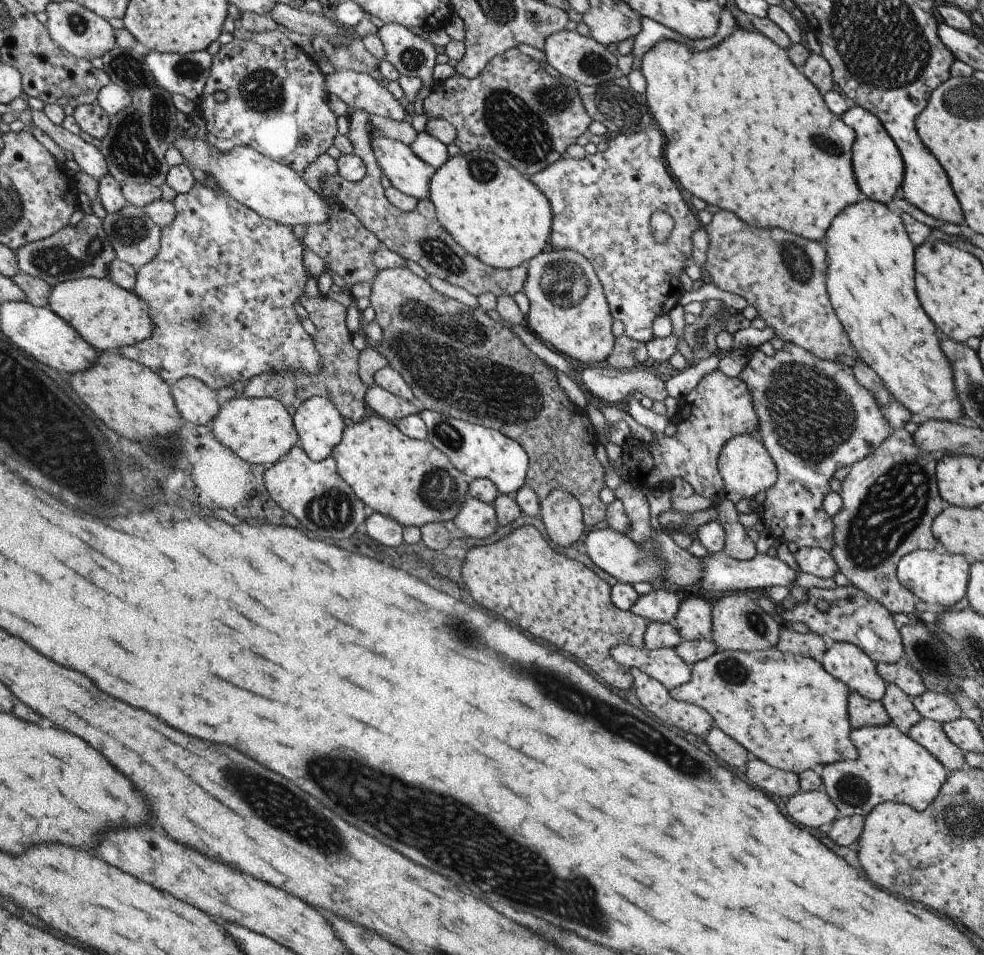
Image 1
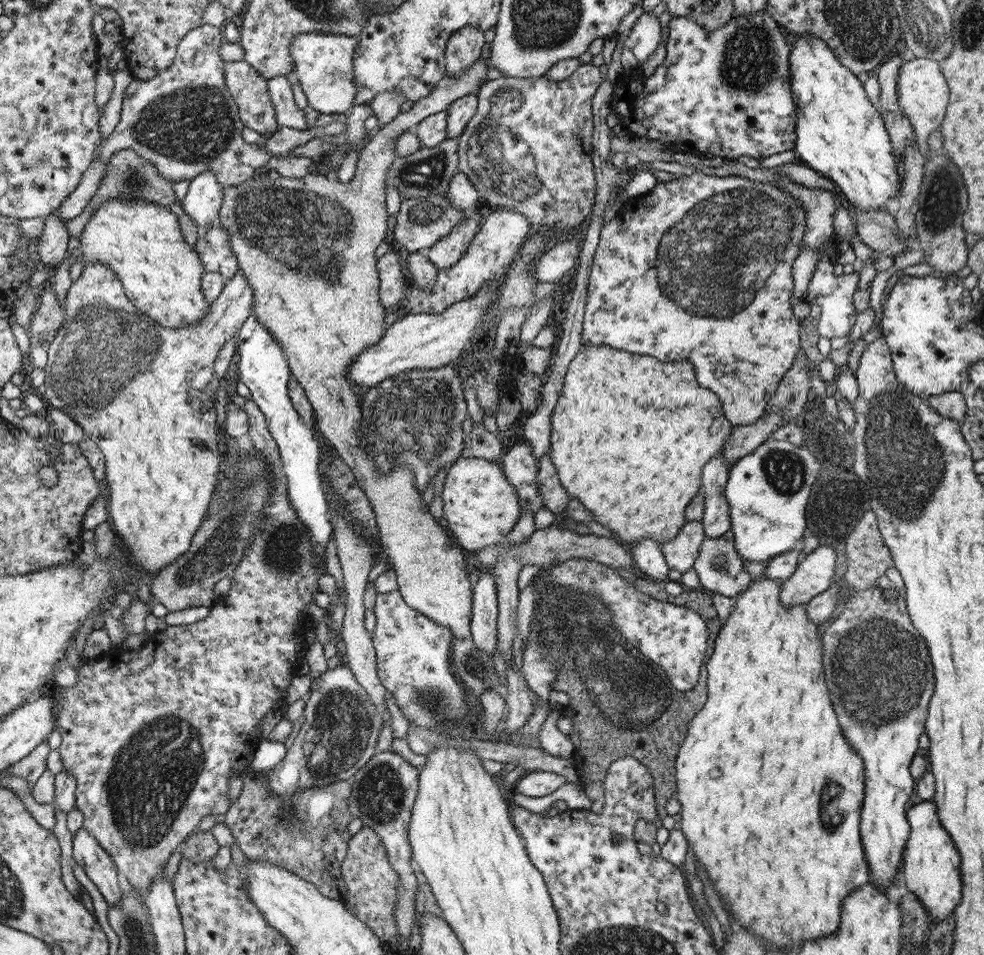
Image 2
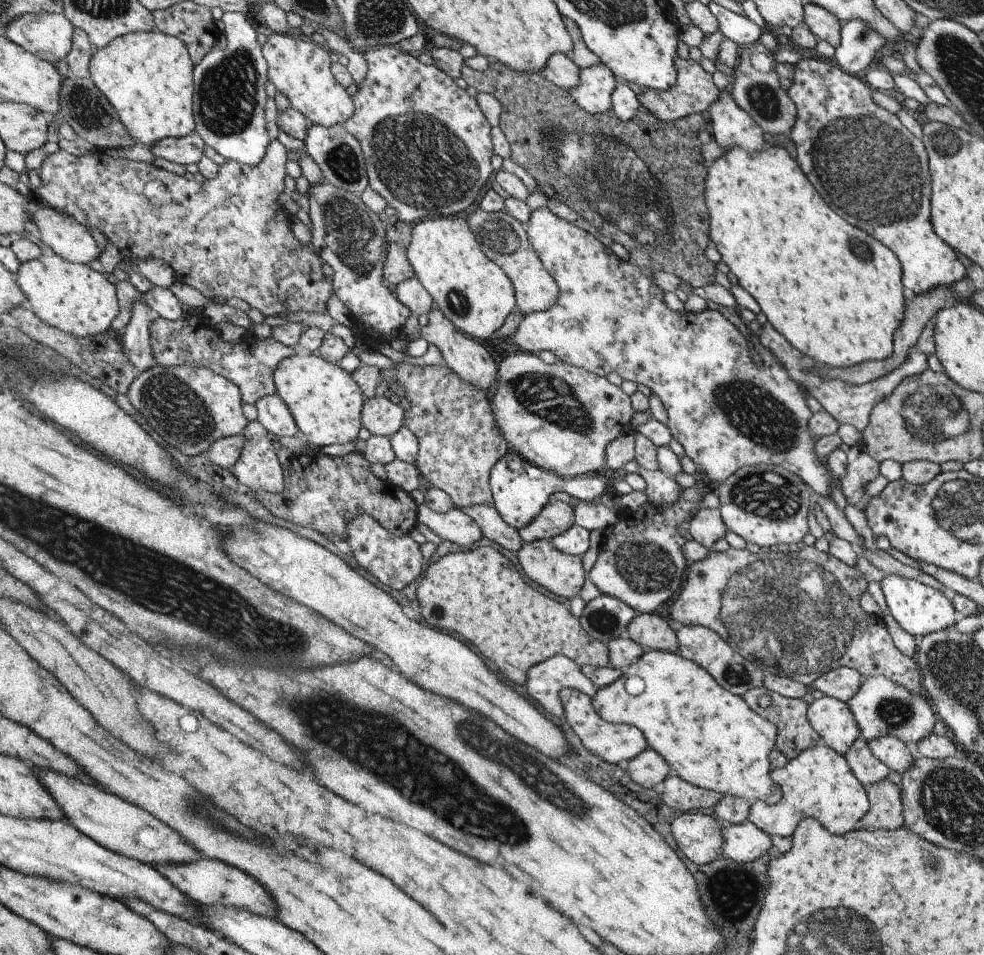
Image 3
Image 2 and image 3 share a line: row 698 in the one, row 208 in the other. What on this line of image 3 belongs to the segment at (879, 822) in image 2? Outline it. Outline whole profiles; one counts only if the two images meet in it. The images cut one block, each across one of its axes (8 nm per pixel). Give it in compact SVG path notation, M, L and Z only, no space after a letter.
M803 58L795 65L795 73L792 86L787 90L788 96L793 100L797 110L794 126L791 128L790 136L796 144L797 161L812 186L817 190L817 193L822 197L822 200L832 208L838 216L842 216L852 226L863 230L879 240L884 246L887 246L901 262L903 275L901 276L903 286L910 288L914 294L931 292L937 286L950 287L955 282L962 280L966 276L966 268L960 262L956 251L944 242L935 232L931 223L931 172L927 157L927 150L923 145L923 140L917 138L908 128L902 125L902 122L895 114L890 114L888 110L884 110L878 106L871 97L873 89L865 82L862 76L851 75L844 72L838 66L824 62L824 60L806 59Z

